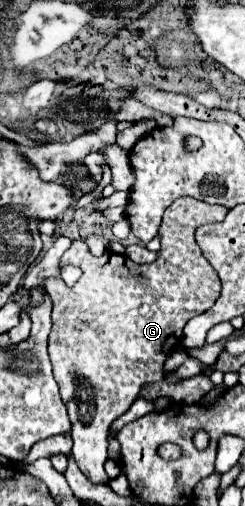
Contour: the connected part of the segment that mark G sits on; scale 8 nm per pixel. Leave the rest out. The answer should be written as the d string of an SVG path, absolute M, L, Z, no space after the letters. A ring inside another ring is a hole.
M180 197L166 209L160 225L162 247L154 263L136 265L128 257L116 253L104 253L102 257L94 257L90 255L84 241L74 241L72 247L64 253L60 267L76 265L84 271L84 275L78 279L74 287L66 287L62 279L48 281L48 293L54 303L52 331L48 339L50 361L54 367L54 379L60 387L60 395L68 407L72 423L72 455L80 471L92 483L106 485L110 481L104 471L104 463L108 459L106 435L112 421L130 409L130 405L138 397L138 391L146 383L156 383L164 377L162 365L168 359L168 355L178 349L182 341L182 329L188 323L188 319L210 309L220 297L218 273L212 269L212 265L204 261L200 247L196 247L194 231L200 225L222 221L224 213L220 205L208 205L208 211L200 211L200 205L204 203L190 197Z

